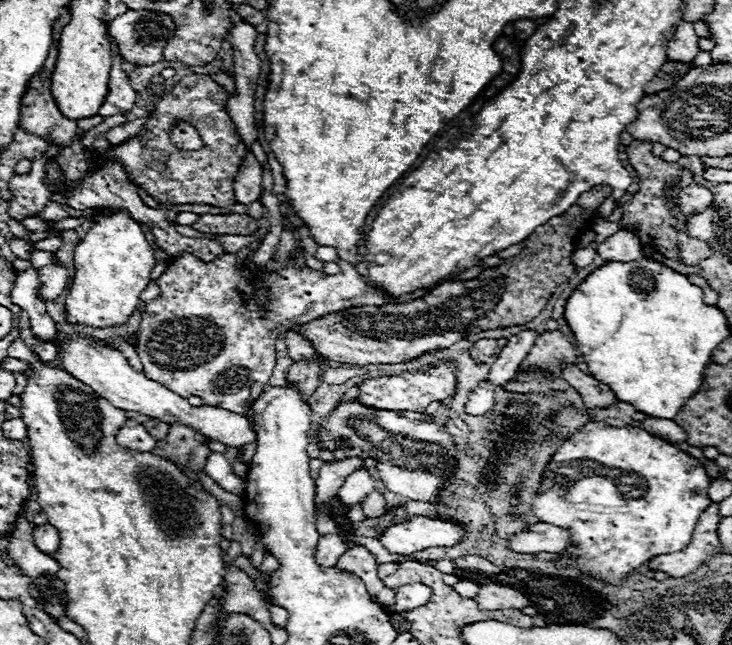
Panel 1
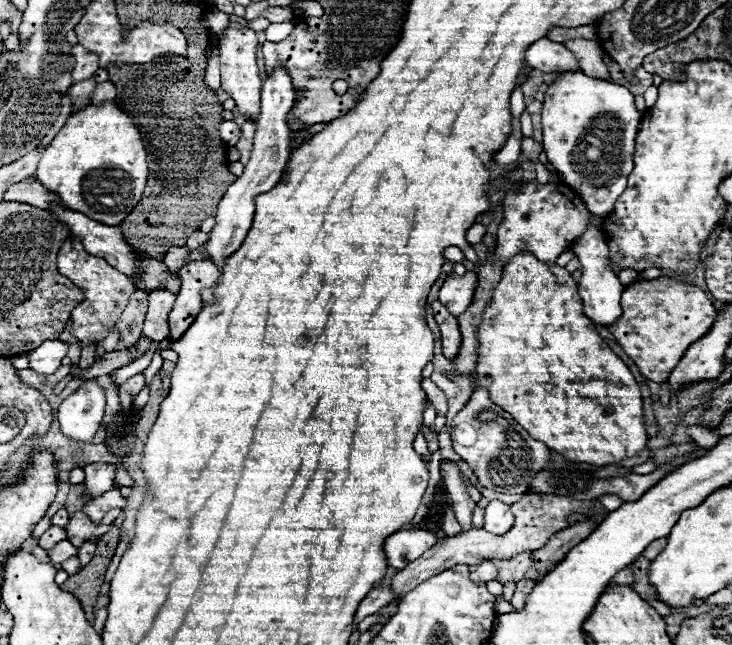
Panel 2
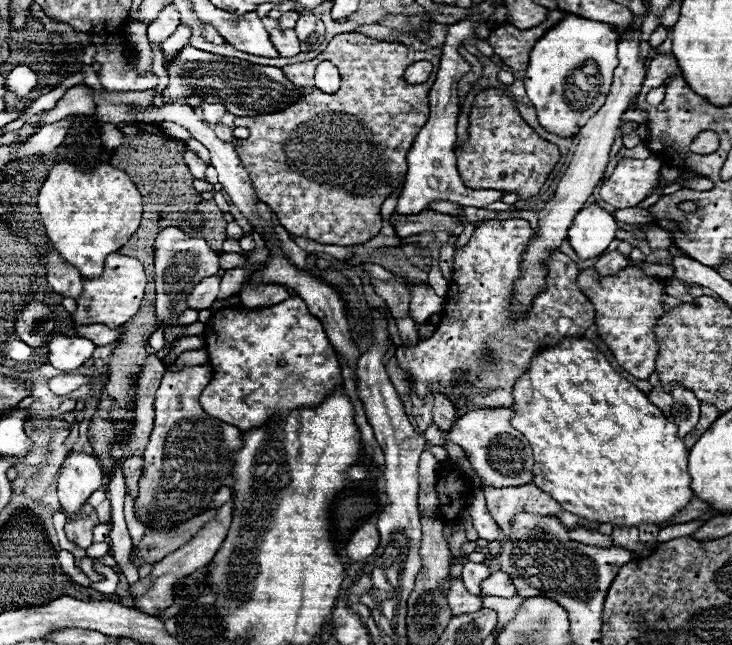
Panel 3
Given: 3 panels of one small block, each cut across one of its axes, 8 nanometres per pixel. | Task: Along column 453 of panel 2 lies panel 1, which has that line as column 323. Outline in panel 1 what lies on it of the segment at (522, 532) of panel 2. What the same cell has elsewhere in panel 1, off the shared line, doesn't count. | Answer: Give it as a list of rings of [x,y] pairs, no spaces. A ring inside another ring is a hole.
[[[326,534],[320,536],[318,540],[318,548],[316,548],[316,562],[326,566],[326,568],[334,568],[338,558],[346,552],[346,544],[340,536],[336,534]]]

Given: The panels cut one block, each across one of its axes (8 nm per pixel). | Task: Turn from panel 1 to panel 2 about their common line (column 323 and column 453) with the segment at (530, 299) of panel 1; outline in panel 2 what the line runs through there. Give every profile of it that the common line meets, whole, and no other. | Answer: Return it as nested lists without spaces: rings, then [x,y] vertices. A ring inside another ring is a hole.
[[[438,300],[432,302],[432,312],[434,312],[434,318],[436,318],[436,322],[440,326],[440,332],[442,332],[442,354],[448,360],[452,360],[458,352],[458,346],[460,346],[458,320]]]

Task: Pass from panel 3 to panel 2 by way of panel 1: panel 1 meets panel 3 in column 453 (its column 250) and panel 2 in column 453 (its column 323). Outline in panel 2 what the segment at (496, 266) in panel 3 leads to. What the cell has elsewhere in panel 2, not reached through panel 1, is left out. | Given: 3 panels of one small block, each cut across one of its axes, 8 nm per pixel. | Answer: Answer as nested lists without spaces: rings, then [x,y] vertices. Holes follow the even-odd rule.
[[[466,272],[464,276],[450,274],[446,282],[440,288],[438,300],[452,312],[454,316],[460,316],[468,310],[476,290],[476,272]]]

